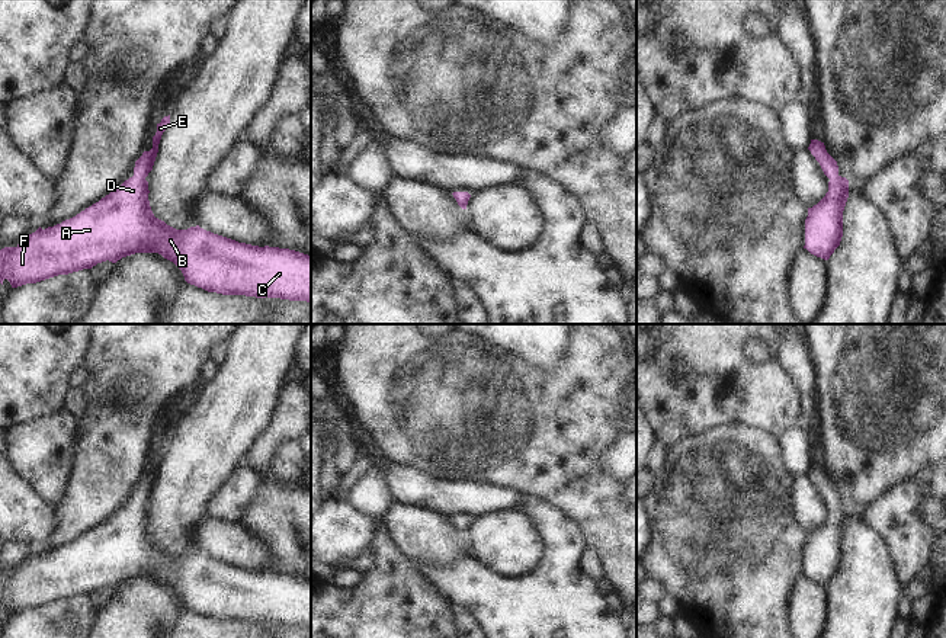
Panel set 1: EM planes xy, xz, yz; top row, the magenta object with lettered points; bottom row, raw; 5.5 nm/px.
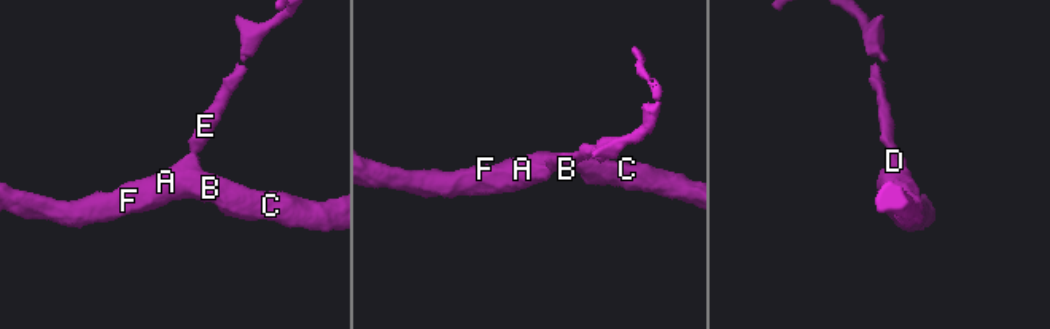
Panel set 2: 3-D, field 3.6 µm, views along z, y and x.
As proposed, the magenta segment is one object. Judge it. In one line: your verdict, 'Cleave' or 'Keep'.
Keep.

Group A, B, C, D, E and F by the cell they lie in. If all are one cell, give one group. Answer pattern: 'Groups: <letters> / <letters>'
Groups: A B C D E F.

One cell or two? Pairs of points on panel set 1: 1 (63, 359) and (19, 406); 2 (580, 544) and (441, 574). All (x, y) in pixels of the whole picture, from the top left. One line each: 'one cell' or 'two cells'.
1: one cell
2: one cell

